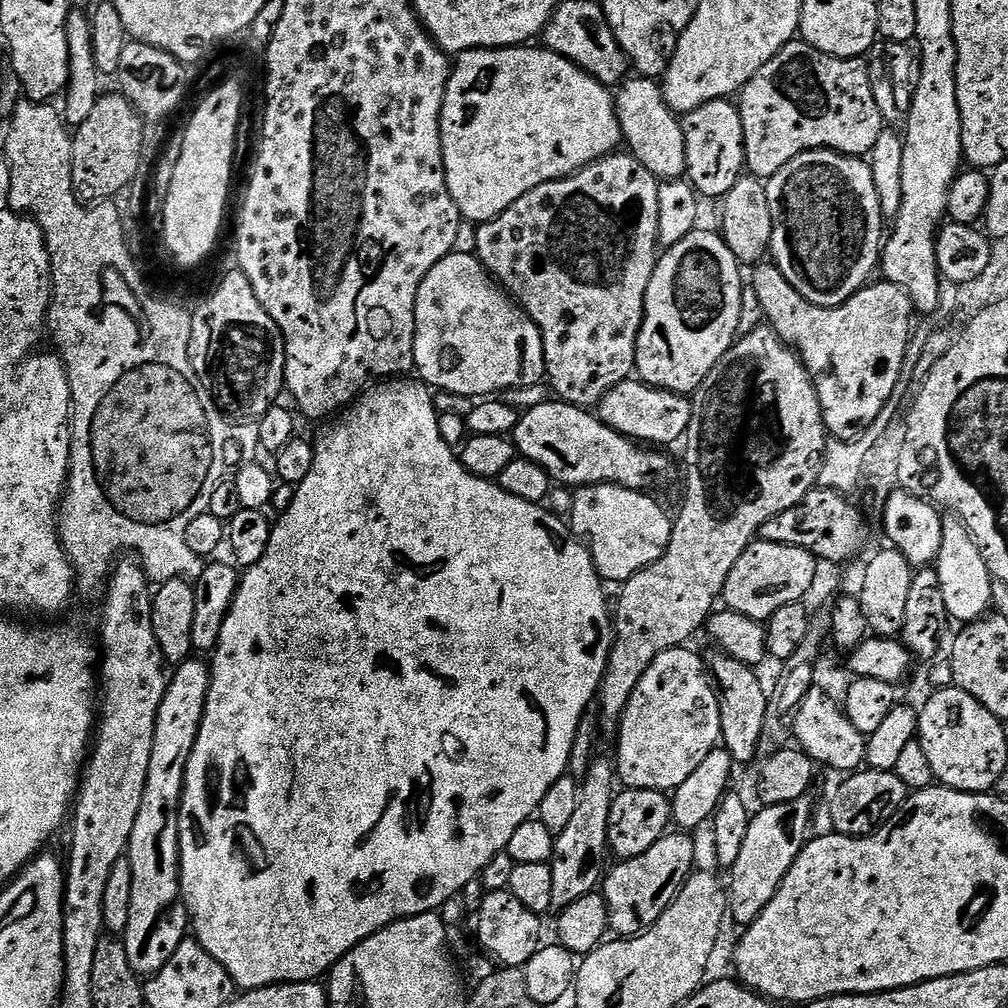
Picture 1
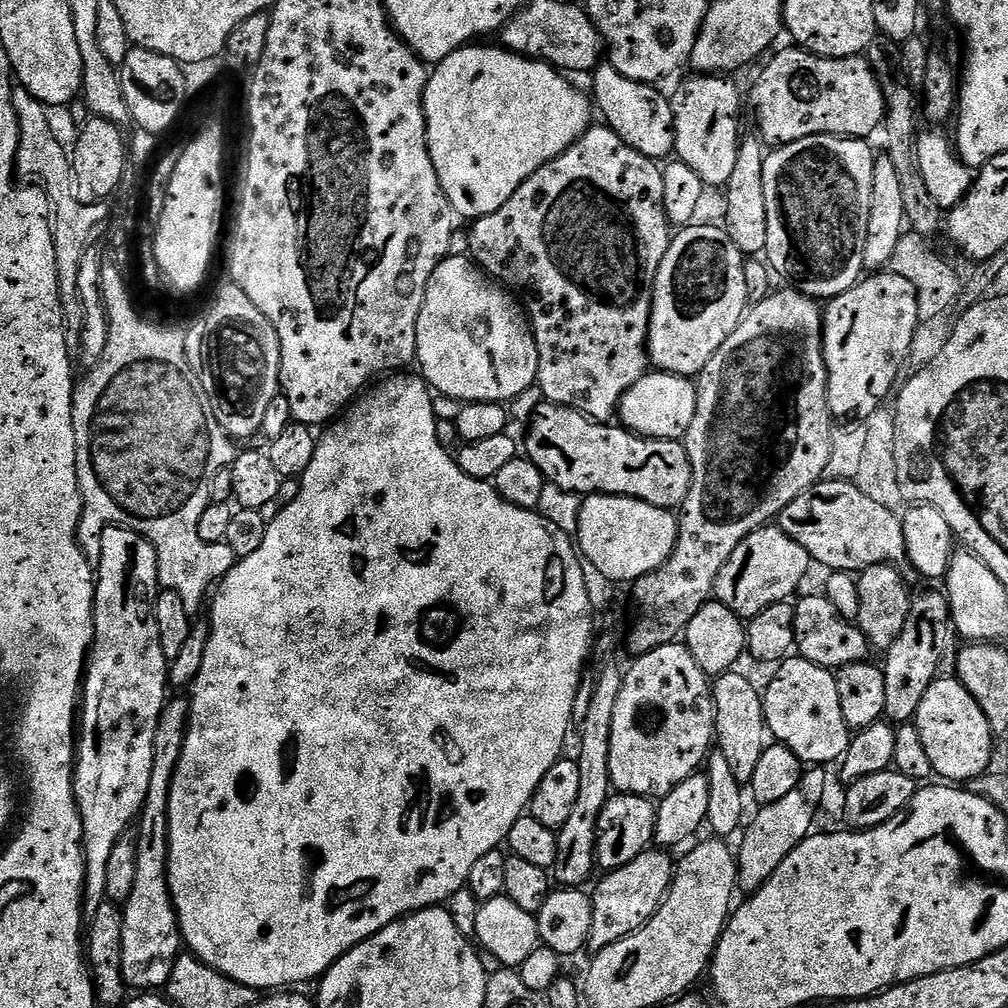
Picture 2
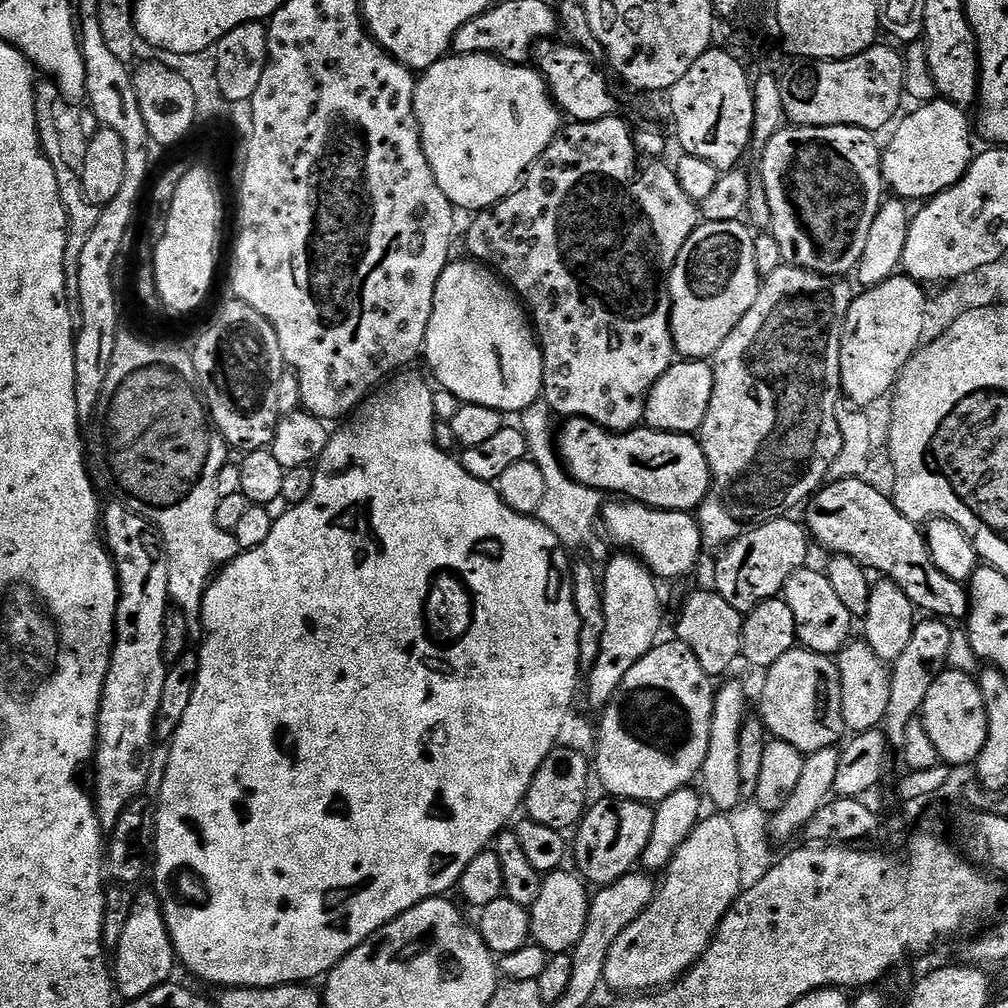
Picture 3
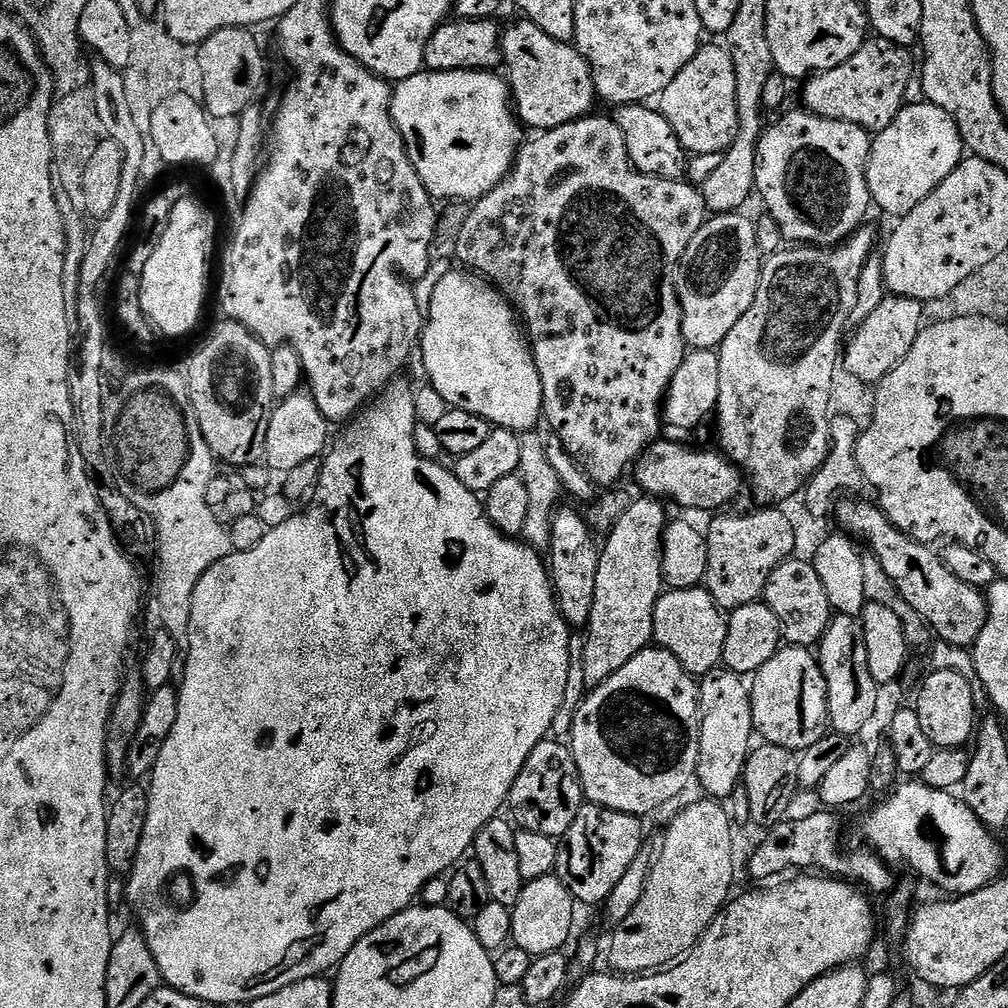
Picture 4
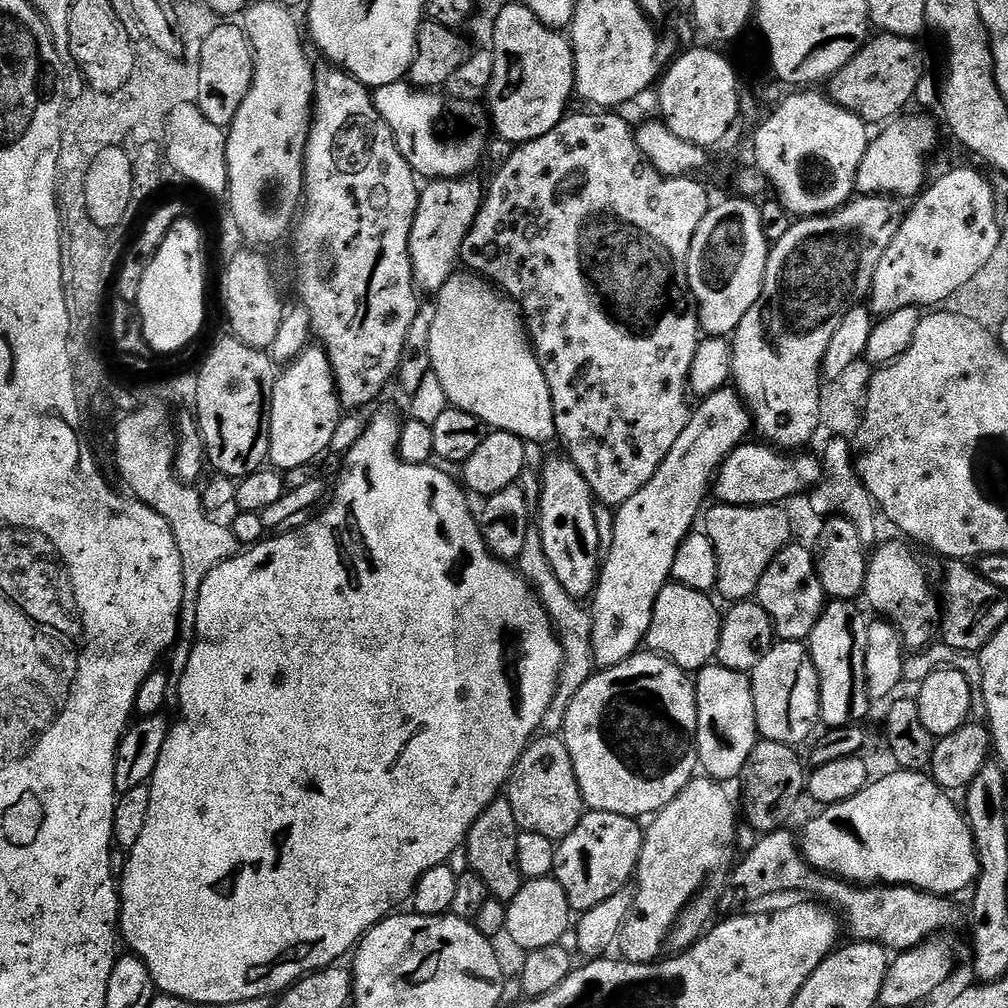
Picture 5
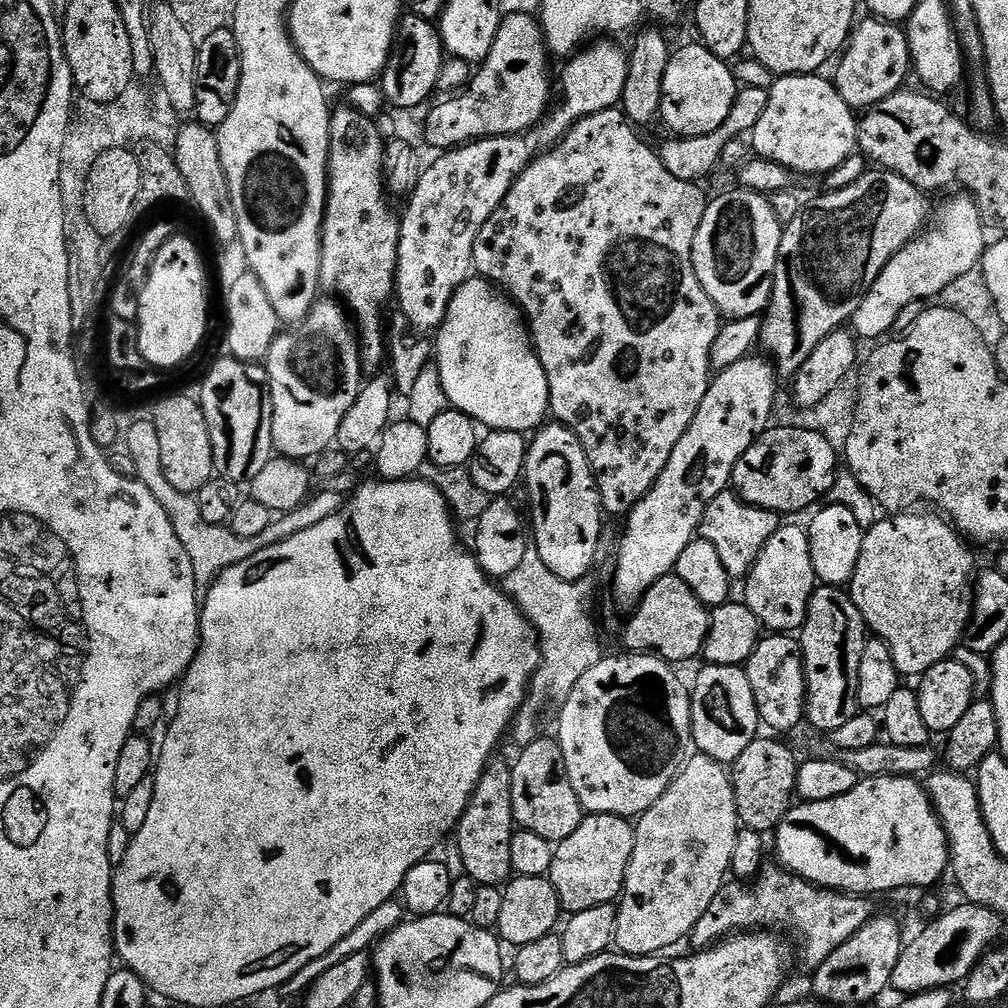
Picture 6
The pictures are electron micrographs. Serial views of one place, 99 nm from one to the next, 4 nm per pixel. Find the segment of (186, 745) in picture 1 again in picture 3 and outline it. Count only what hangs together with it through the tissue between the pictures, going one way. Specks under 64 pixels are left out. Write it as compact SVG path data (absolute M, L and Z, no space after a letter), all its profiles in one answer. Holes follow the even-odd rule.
M152 890L141 896L139 893L133 899L126 930L122 930L122 938L114 949L114 984L119 995L121 992L127 1001L144 997L158 985L167 983L173 977L171 974L177 964L176 949L172 947L172 936L164 920L164 908L159 896Z

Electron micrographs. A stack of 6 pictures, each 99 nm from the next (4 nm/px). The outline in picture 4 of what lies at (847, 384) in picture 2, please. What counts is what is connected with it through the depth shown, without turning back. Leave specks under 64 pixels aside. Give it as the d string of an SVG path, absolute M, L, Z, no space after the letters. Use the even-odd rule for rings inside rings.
M911 294L885 295L883 302L868 315L866 322L853 331L856 332L853 336L851 333L842 356L843 363L861 381L879 382L891 368L902 362L902 358L906 358L906 354L910 354L910 346L914 346L923 326L923 306L917 297Z

